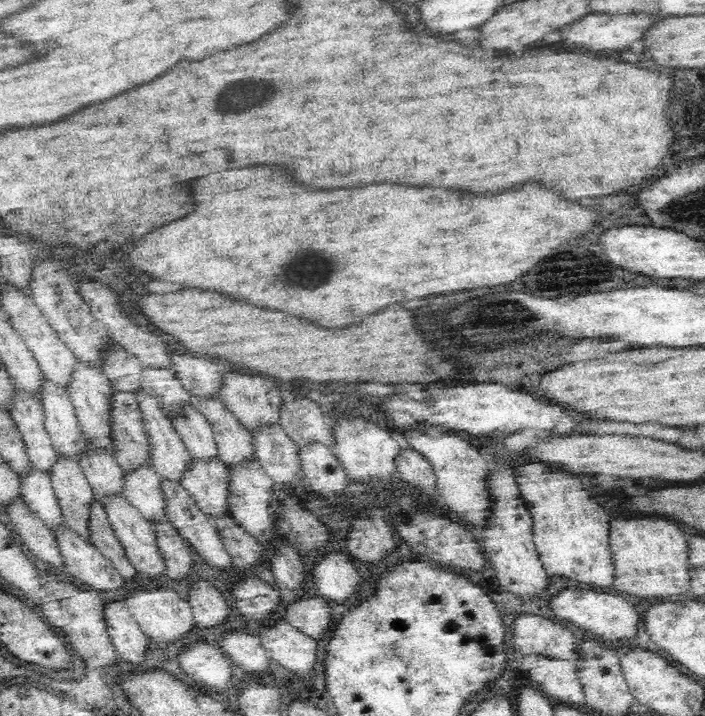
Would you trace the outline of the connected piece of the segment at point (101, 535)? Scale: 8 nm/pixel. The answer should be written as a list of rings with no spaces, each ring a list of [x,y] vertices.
[[[94,502],[91,514],[91,539],[97,549],[112,563],[112,566],[122,575],[124,582],[138,582],[139,572],[129,561],[126,551],[110,526],[108,513],[102,505]]]

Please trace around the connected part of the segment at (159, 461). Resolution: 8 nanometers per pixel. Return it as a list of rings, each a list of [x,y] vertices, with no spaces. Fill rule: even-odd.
[[[142,393],[137,398],[140,409],[144,413],[148,430],[152,433],[151,464],[159,476],[175,486],[184,486],[186,473],[195,463],[194,457],[185,447],[182,436],[174,428],[174,425],[164,419],[159,410],[158,401],[149,398]]]

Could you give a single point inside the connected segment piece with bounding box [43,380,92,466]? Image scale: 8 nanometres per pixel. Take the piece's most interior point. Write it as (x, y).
(61, 421)

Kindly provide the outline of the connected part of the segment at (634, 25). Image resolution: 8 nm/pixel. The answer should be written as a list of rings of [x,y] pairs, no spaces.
[[[588,14],[578,22],[562,26],[560,38],[568,44],[584,46],[584,50],[610,50],[630,46],[644,36],[644,28],[656,20],[648,14],[626,16],[600,16]]]

